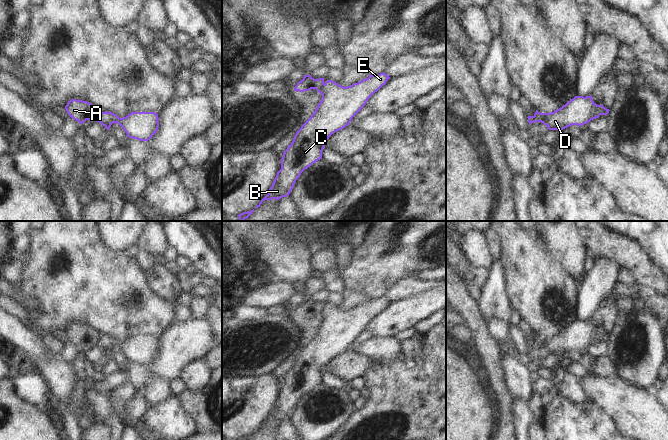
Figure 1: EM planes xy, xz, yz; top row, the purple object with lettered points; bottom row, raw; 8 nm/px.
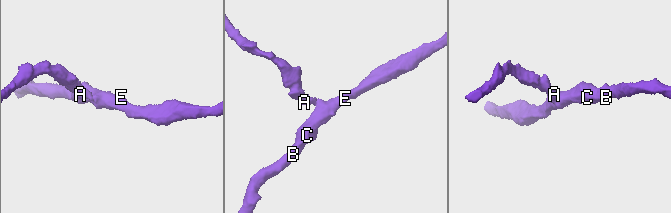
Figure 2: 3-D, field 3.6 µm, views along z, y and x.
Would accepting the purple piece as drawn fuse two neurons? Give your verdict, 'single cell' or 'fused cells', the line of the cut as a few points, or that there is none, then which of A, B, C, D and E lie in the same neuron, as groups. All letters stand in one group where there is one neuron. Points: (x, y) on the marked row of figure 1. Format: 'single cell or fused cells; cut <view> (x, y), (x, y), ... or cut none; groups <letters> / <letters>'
fused cells; cut yz (540, 113), (534, 117), (533, 121); groups A / B C D E

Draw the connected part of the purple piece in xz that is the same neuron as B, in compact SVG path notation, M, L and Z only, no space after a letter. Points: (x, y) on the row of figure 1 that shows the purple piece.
M383 72L369 75L347 87L332 80L326 81L315 112L296 132L292 143L284 151L281 169L277 172L268 194L253 210L237 215L239 221L247 219L263 201L289 196L301 173L322 159L322 151L329 137L348 126L368 99L389 79L389 75Z

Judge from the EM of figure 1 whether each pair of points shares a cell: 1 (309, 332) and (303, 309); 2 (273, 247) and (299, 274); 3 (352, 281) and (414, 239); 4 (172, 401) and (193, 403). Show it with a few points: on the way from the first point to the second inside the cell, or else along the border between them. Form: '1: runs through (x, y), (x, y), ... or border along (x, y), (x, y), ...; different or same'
1: runs through (309, 326), (308, 315); same
2: runs through (280, 254), (293, 267); same
3: runs through (367, 270), (383, 257), (399, 249); same
4: border along (177, 396), (180, 405), (194, 420); different

